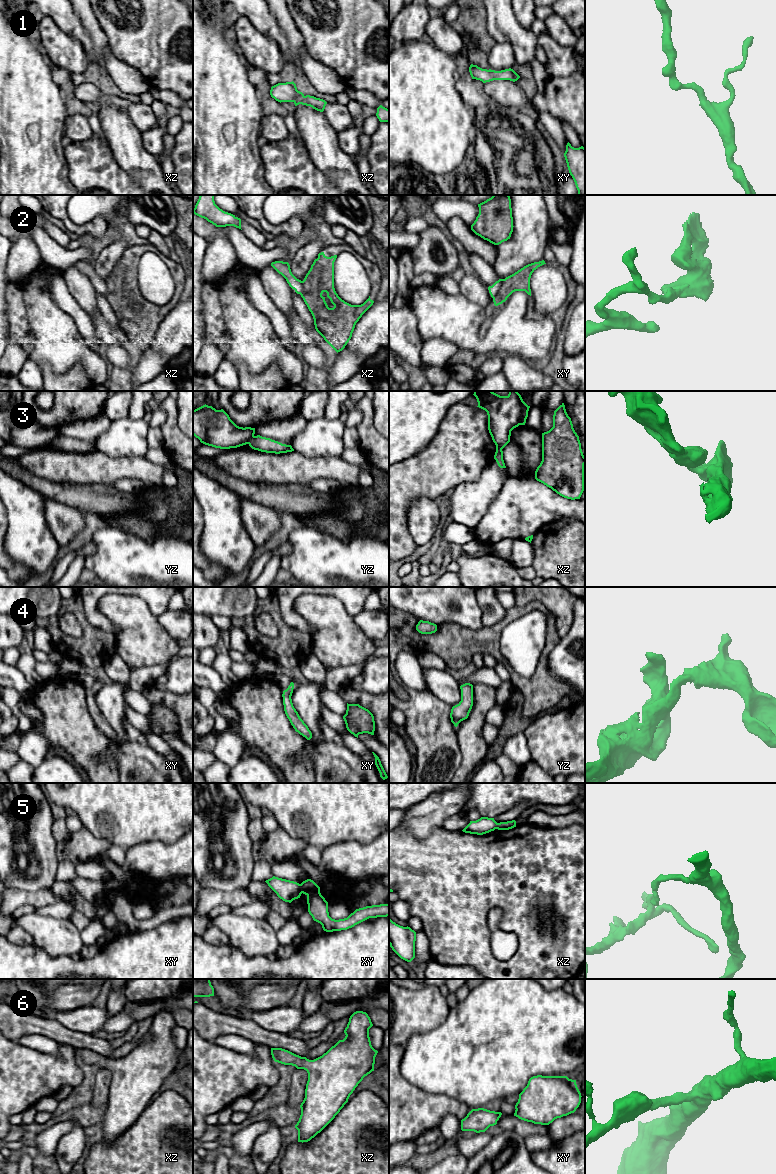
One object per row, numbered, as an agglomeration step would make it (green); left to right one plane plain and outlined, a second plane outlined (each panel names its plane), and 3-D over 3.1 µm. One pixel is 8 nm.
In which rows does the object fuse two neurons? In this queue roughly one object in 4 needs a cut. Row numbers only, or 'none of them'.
2, 3, 5

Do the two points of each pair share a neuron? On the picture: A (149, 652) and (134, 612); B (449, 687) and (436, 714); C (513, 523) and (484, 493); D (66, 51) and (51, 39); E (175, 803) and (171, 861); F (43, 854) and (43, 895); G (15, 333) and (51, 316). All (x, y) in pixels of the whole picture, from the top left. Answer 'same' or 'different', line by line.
A: same
B: different
C: different
D: same
E: different
F: different
G: different

